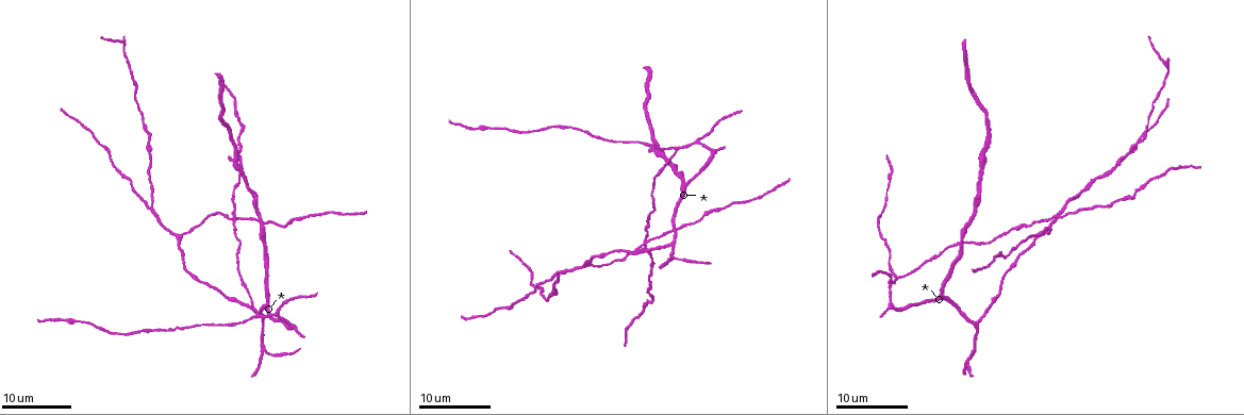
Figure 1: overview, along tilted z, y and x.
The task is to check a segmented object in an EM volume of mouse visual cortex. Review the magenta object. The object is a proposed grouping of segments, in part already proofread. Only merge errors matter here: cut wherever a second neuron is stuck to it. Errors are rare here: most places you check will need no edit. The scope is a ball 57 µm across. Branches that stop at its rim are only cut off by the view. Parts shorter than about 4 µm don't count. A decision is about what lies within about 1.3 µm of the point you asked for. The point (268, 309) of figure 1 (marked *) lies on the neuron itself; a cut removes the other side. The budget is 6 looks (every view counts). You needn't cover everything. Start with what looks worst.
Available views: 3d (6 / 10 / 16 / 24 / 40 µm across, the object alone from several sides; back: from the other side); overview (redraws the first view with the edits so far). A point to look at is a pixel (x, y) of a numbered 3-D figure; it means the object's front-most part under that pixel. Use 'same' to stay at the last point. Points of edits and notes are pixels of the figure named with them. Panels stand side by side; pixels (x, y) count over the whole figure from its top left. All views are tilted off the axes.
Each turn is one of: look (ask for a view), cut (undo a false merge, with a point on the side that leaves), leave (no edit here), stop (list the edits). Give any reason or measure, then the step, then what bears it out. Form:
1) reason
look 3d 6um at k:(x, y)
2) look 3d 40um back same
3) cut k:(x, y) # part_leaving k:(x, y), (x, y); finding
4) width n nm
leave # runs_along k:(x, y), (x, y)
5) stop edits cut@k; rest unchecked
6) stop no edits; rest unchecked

three arms meet
look 3d 16um at 1:(557, 273)

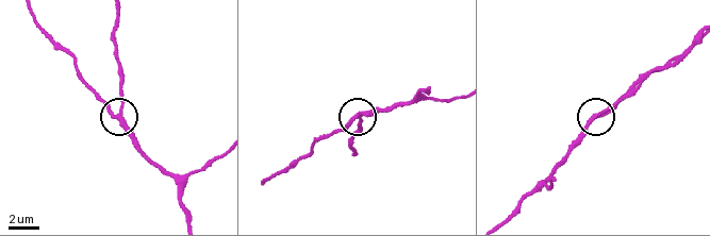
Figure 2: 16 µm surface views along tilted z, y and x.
look 3d 10um at 2:(116, 115)

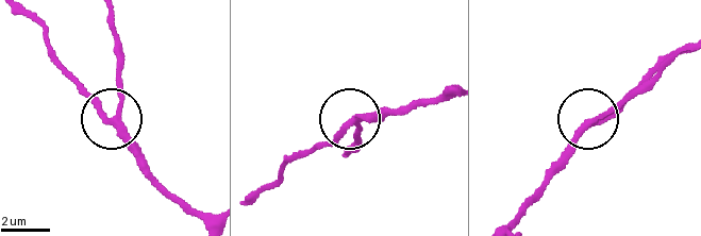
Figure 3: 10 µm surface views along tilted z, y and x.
arms 3
leave # runs_along 3:(197, 219), (138, 166), (106, 116), (66, 74); one neuron here

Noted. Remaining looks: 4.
three arms meet
look 3d 24um at 1:(277, 314)

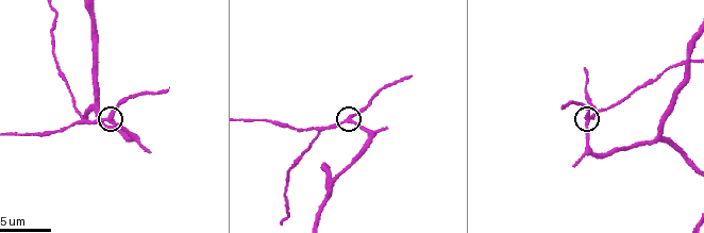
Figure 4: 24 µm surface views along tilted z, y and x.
closer look
look 3d 6um at 4:(588, 116)

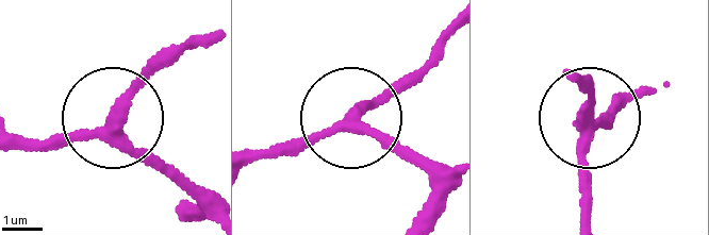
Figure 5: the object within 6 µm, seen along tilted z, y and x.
leave # runs_along 5:(179, 207), (198, 197), (115, 117), (177, 56); continuous, no second neuron

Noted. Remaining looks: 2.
arms part here
look 3d 16um at 1:(977, 325)

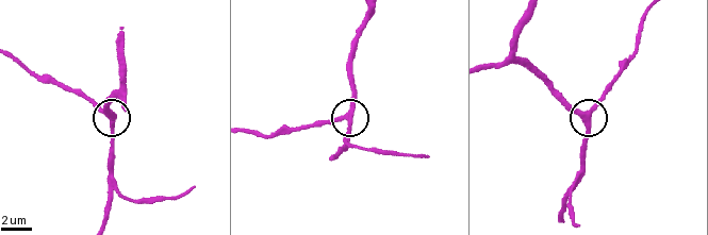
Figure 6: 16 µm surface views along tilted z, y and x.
look 3d 10um at 6:(588, 117)

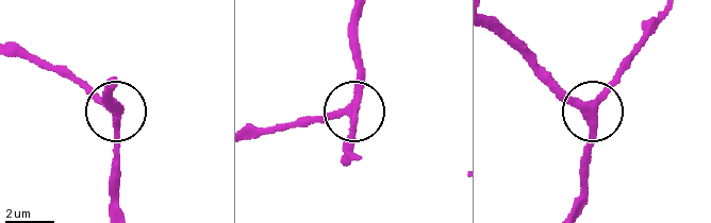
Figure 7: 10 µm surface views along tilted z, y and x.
arms 3
leave # runs_along 7:(496, 35), (593, 112), (589, 182); continuous, no second neuron

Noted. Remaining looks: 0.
stop no edits; rest unchecked

